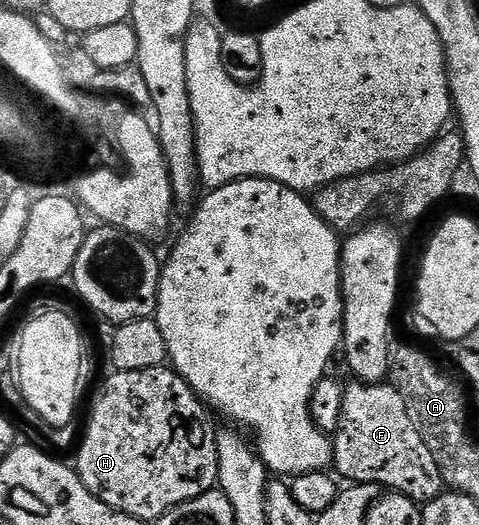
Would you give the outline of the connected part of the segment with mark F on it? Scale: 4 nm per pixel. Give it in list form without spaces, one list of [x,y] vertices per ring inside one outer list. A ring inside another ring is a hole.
[[[357,380],[351,383],[351,386],[345,387],[338,428],[332,438],[334,444],[332,466],[335,471],[338,469],[337,477],[347,478],[345,481],[350,484],[375,482],[380,488],[406,495],[417,504],[431,502],[434,497],[443,493],[444,483],[440,476],[440,468],[432,452],[428,452],[428,444],[424,444],[416,424],[412,424],[408,408],[398,389],[393,384],[367,384]]]

